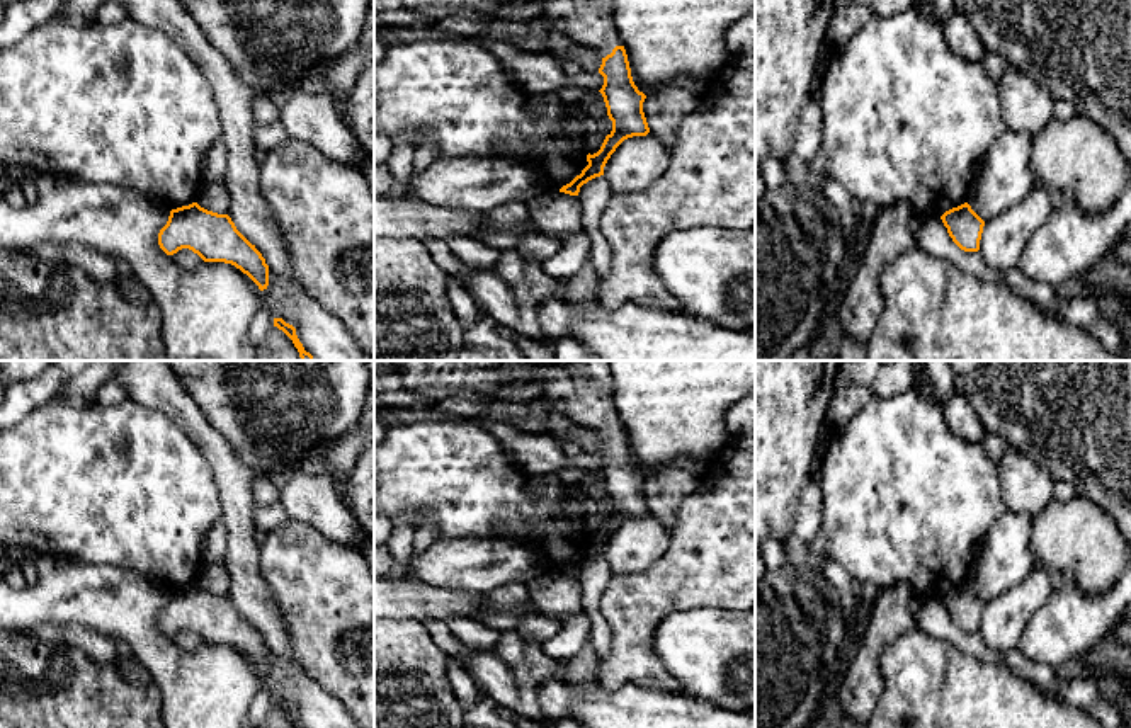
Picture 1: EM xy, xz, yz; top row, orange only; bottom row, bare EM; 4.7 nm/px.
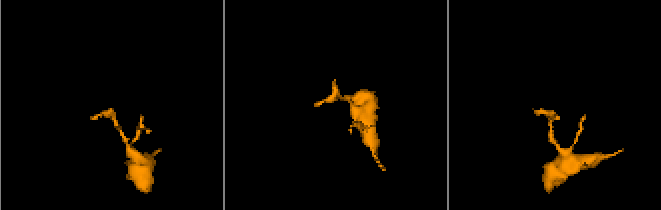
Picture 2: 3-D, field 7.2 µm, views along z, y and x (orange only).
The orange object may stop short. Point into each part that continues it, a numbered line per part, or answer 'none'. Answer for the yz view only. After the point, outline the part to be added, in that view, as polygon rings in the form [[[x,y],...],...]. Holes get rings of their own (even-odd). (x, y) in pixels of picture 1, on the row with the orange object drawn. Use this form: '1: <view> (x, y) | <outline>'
none

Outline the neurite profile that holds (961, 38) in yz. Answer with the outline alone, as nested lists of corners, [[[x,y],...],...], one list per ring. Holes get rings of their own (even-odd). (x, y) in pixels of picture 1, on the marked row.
[[[958,12],[942,20],[942,32],[947,46],[959,58],[968,61],[983,61],[985,46],[973,26]]]

